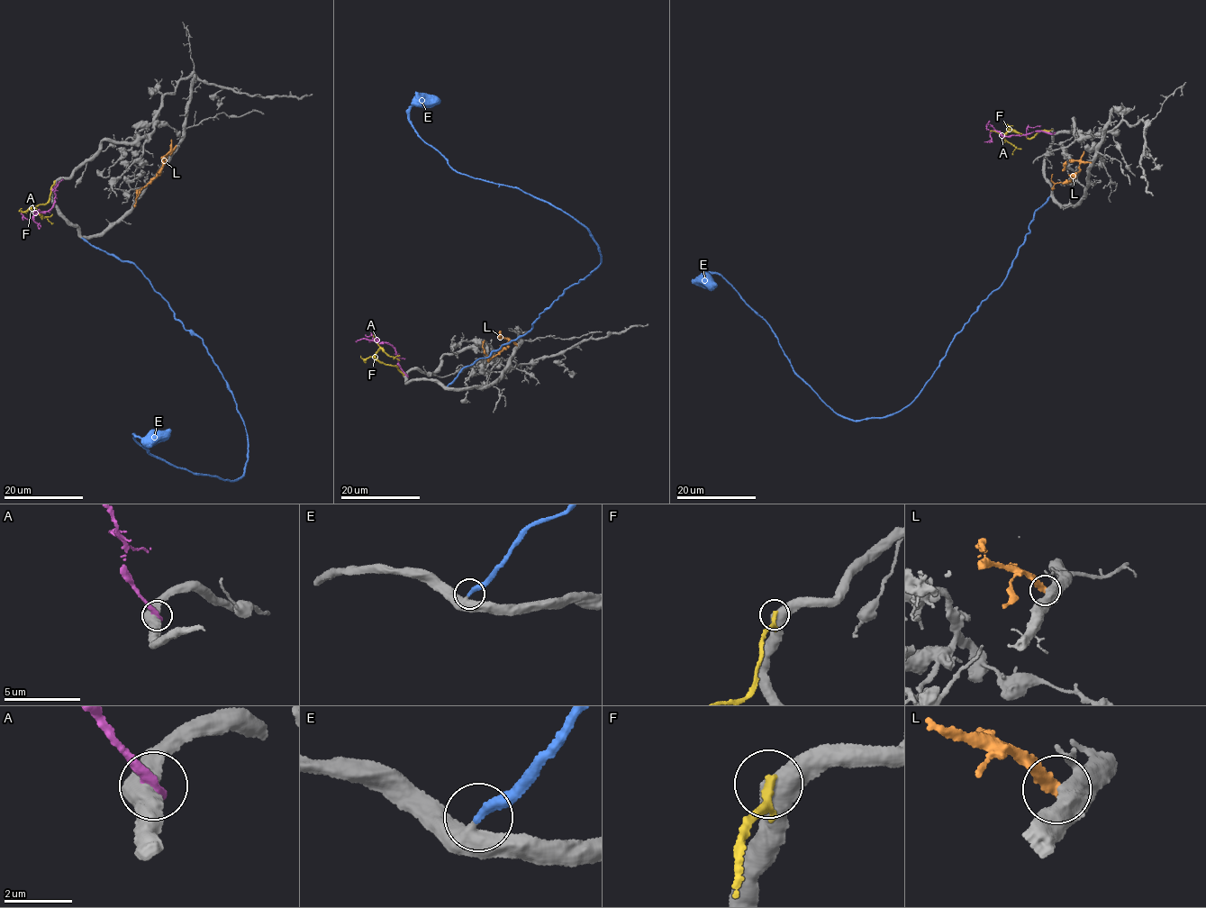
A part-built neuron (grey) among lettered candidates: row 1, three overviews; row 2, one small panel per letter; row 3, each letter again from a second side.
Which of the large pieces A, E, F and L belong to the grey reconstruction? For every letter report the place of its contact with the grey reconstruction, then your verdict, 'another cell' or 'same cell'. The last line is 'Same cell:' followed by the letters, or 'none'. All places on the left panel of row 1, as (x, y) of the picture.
A: (57, 184) | another cell
E: (82, 238) | same cell
F: (54, 181) | another cell
L: (176, 146) | another cell
Same cell: E

